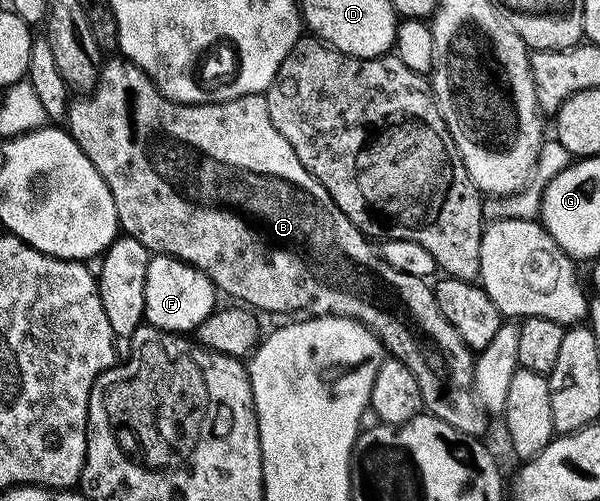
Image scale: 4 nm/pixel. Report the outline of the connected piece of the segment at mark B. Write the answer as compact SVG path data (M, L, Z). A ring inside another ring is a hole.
M110 57L98 68L98 77L94 80L93 87L88 93L82 93L71 102L70 109L66 113L65 126L70 136L80 145L80 149L96 165L100 177L108 185L112 193L112 201L116 205L116 217L119 228L125 234L131 235L140 245L144 245L150 252L156 255L171 255L204 273L214 282L215 288L226 295L231 295L231 300L253 309L255 312L262 311L306 311L311 316L319 315L343 315L349 319L357 319L363 323L369 331L373 331L381 341L383 348L393 358L404 361L408 369L416 377L420 385L420 397L422 406L429 414L435 415L440 421L452 425L456 430L465 435L475 437L481 436L486 427L487 412L474 394L474 361L475 352L452 329L452 325L440 313L440 305L436 305L433 286L427 280L420 277L412 277L412 273L400 273L400 269L392 269L388 261L384 261L381 250L361 231L344 217L342 210L332 201L332 197L300 165L300 157L296 157L296 149L280 137L280 129L272 125L272 117L268 117L268 105L265 94L241 95L235 99L225 99L223 103L177 103L175 99L169 99L155 83L143 73L138 66L125 57Z

